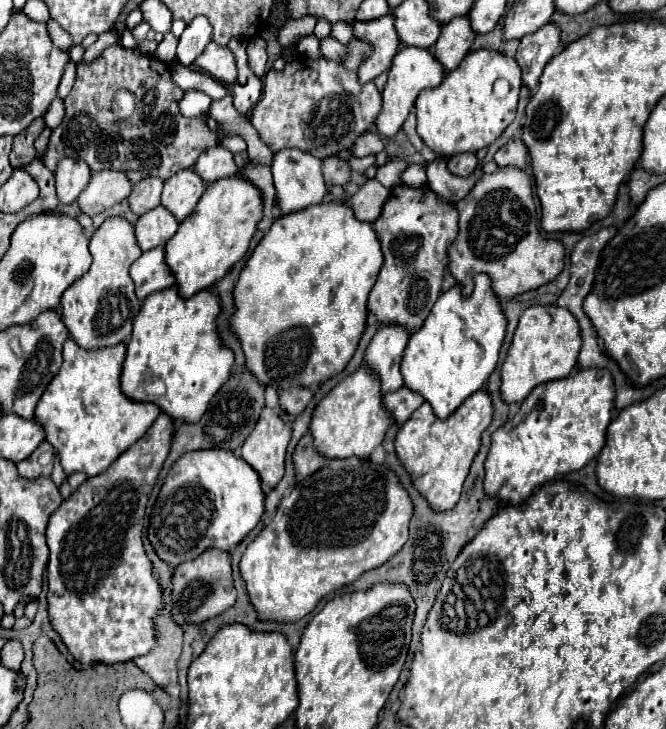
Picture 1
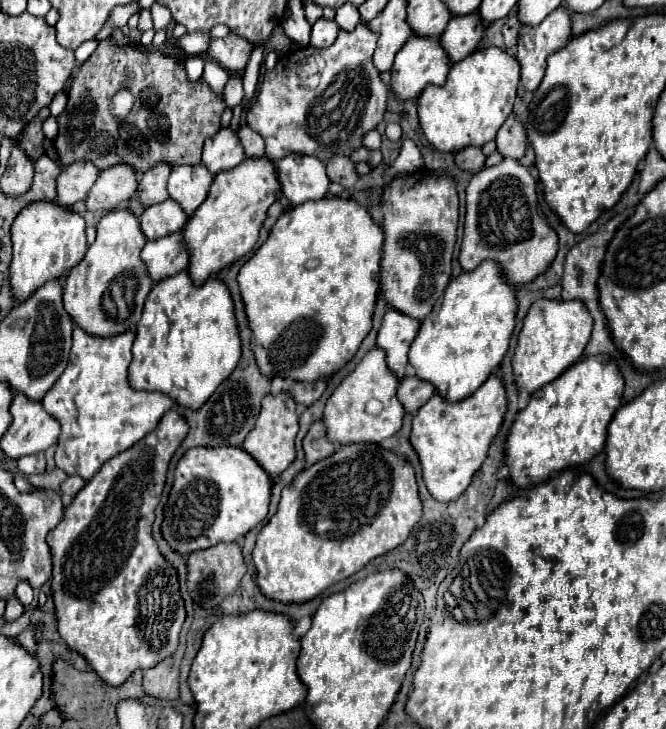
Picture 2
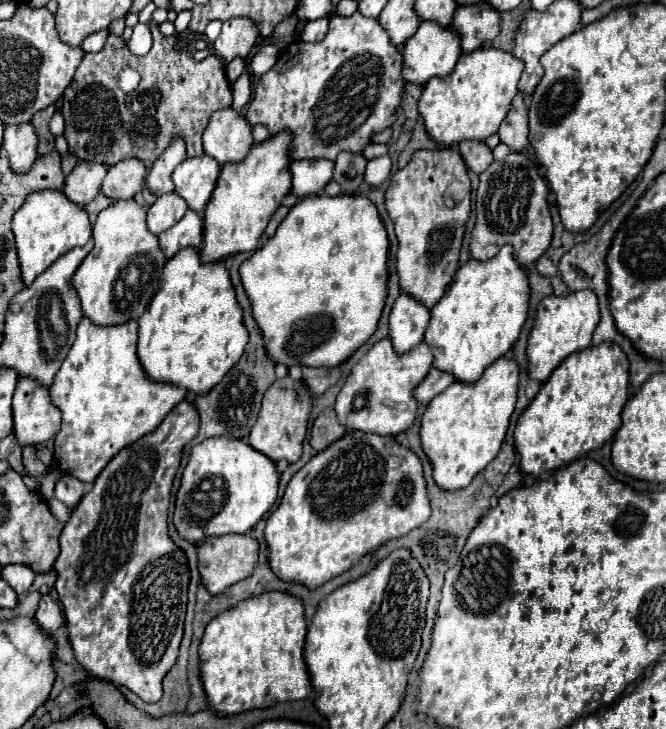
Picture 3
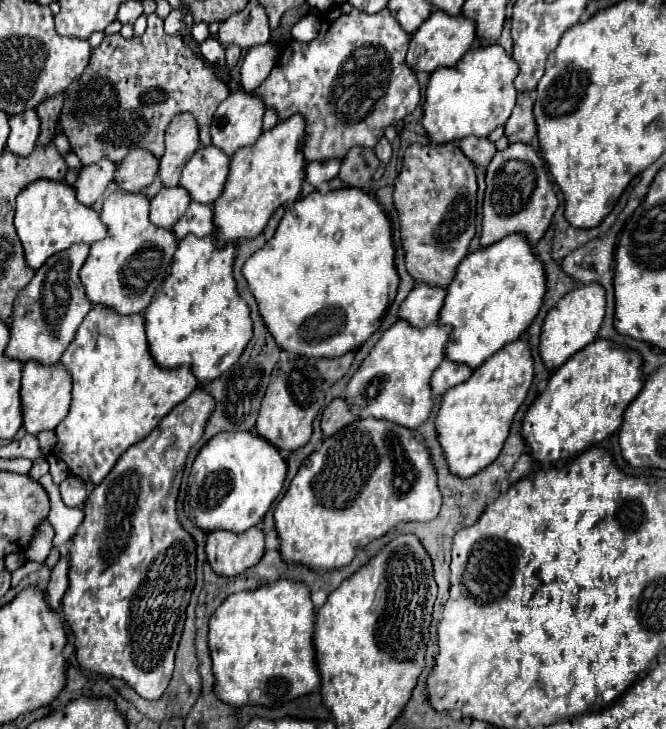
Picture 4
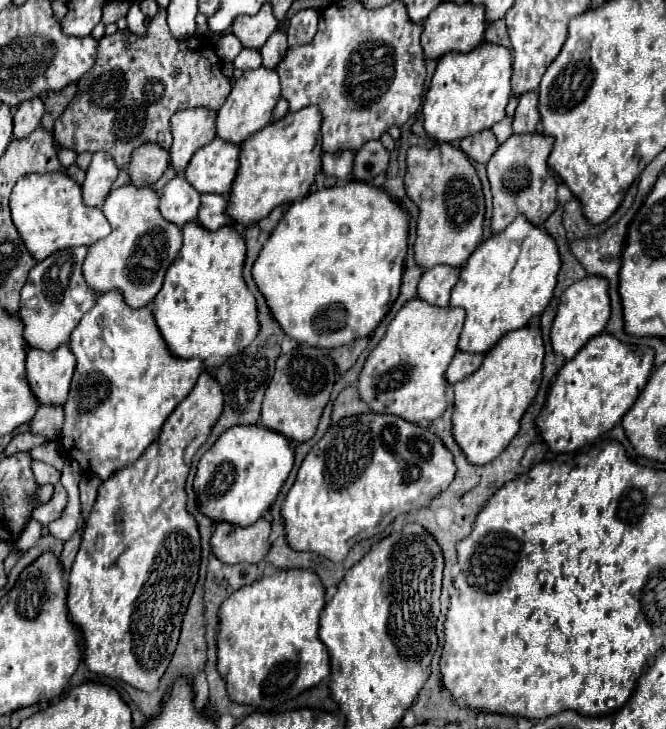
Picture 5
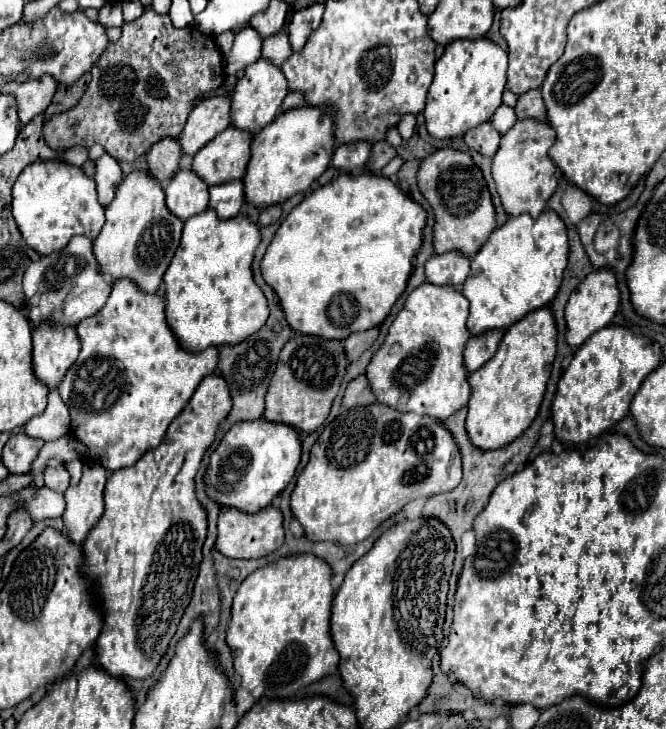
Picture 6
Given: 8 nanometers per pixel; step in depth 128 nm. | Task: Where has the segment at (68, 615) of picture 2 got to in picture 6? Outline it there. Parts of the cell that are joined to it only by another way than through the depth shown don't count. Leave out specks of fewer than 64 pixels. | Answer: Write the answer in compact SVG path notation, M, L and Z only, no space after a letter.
M210 374L206 376L198 390L194 392L194 396L190 398L190 402L186 404L186 408L178 414L178 418L170 424L166 436L164 436L164 442L156 448L156 450L150 450L146 452L134 466L130 468L122 468L122 470L116 470L110 474L108 482L106 482L106 490L104 490L104 502L106 502L106 510L104 510L104 516L100 518L100 522L96 524L96 528L92 528L92 532L86 536L82 548L84 548L84 562L86 562L86 572L94 578L94 584L98 586L98 594L100 594L100 600L104 602L104 612L106 612L106 620L104 620L104 626L102 626L102 632L96 640L96 652L98 652L98 658L100 658L100 666L112 674L112 676L130 676L130 678L146 678L154 672L154 668L158 666L160 658L164 656L166 648L168 648L168 642L170 638L174 636L176 632L176 626L186 610L186 606L190 604L190 598L192 598L192 588L194 588L194 582L196 582L196 572L198 572L198 566L200 566L200 560L202 560L202 544L206 540L206 526L208 526L208 518L206 518L206 512L204 512L204 506L198 502L196 498L196 474L200 470L200 464L202 464L202 458L206 454L206 450L210 448L210 444L214 442L216 438L216 430L220 426L220 422L228 416L228 412L232 410L232 398L230 398L230 392L228 392L228 384L224 384L224 378L218 376L218 374Z

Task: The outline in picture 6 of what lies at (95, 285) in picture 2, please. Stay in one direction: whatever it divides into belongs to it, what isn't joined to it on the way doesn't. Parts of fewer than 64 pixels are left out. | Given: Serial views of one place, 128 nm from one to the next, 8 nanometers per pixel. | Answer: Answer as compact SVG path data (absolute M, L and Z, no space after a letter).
M148 170L130 172L118 186L116 198L106 206L106 224L92 246L100 270L112 280L128 276L144 292L156 292L180 244L182 224L178 216L168 212L160 182L152 180Z

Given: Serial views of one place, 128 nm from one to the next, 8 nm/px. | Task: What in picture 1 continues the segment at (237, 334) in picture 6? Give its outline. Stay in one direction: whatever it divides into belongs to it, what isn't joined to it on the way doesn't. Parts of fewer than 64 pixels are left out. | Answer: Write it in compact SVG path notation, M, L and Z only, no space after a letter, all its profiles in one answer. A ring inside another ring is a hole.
M178 286L166 288L164 292L156 292L148 296L148 300L142 302L142 310L134 318L134 330L132 338L126 344L128 354L122 368L122 390L132 400L150 400L162 408L168 416L182 418L182 420L200 420L200 416L206 412L212 396L220 390L220 386L228 380L234 352L222 342L218 334L218 316L222 312L220 298L212 290L200 290L192 298L182 298L178 294ZM162 380L164 382L164 394L150 394L148 384Z

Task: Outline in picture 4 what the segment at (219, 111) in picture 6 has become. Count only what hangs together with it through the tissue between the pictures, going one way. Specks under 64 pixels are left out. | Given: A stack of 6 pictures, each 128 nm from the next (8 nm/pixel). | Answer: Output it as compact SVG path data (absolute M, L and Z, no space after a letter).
M188 112L174 116L166 128L166 152L160 158L160 178L164 186L176 186L184 164L200 148L200 128Z

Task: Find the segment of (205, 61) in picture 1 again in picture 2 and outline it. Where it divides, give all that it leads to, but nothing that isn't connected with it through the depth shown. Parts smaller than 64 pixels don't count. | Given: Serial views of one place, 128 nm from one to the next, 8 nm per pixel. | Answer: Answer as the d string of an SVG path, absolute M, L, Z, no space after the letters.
M230 32L226 38L210 40L210 48L208 48L206 56L214 58L228 72L238 74L238 72L244 70L252 48L254 48L252 42L248 42L242 36L236 36L234 32Z

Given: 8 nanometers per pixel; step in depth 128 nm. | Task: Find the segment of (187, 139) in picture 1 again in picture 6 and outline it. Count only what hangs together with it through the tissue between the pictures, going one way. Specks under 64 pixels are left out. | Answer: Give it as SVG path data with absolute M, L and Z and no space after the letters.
M146 8L144 14L122 26L122 36L118 42L112 42L106 52L92 66L92 80L88 90L78 100L78 104L62 114L54 114L44 120L44 140L56 152L66 152L74 146L102 144L110 156L116 160L134 162L138 156L146 154L152 144L160 138L178 138L184 128L184 120L192 110L196 98L206 92L214 92L224 82L224 58L216 40L204 36L198 28L176 28L168 14L158 14L152 8Z

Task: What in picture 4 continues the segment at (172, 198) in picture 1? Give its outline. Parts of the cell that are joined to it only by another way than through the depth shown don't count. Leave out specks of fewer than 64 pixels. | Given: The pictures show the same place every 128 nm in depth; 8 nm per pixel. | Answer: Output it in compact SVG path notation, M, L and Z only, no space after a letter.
M214 144L200 148L188 162L180 178L192 200L212 204L216 196L224 192L224 184L230 172L230 156L224 156Z

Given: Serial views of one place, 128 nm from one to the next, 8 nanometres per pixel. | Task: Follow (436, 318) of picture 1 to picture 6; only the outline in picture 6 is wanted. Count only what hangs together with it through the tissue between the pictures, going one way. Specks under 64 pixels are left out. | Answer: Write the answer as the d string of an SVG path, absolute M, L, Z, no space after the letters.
M546 208L538 218L526 212L508 218L472 258L470 274L462 286L464 296L470 300L468 330L476 336L492 328L508 328L524 314L550 304L562 284L568 254L568 230L554 210Z

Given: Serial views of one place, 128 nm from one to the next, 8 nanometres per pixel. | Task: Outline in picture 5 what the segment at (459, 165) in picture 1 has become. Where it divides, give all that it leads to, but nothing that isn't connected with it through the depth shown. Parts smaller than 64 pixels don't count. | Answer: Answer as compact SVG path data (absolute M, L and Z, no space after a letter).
M482 130L482 132L476 132L468 138L464 138L460 142L460 148L464 148L464 152L470 158L474 158L476 162L486 164L492 158L492 154L496 152L498 142L496 142L496 136L492 134L492 130Z

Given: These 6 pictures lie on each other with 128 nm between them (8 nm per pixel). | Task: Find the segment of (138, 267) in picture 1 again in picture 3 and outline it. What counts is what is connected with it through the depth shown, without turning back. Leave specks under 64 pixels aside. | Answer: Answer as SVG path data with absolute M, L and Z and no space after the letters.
M188 210L184 214L184 220L180 220L180 224L172 226L168 232L162 232L158 236L158 240L160 240L160 246L164 248L166 258L172 258L178 250L182 250L186 246L200 248L204 242L202 216L198 212Z

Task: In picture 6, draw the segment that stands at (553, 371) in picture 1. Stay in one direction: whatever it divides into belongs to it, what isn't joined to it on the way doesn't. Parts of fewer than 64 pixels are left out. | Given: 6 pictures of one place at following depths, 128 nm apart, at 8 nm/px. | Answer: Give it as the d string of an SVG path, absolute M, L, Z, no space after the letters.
M600 268L590 272L580 286L572 292L568 306L566 306L566 342L574 348L582 346L586 342L586 338L590 338L594 332L598 332L600 328L608 326L614 318L614 314L620 308L620 290L618 290L618 280L616 280L616 272L612 272L612 268Z

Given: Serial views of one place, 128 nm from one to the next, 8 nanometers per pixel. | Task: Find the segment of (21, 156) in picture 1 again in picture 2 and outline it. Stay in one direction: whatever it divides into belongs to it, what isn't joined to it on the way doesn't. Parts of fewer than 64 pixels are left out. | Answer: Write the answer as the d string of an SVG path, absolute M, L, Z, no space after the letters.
M42 108L40 116L36 116L36 120L32 120L26 126L26 130L22 132L20 146L24 148L24 152L32 160L36 160L36 158L40 158L40 154L44 154L44 132L42 132L42 124L44 124L44 120L48 116L50 116L50 110L48 108Z

